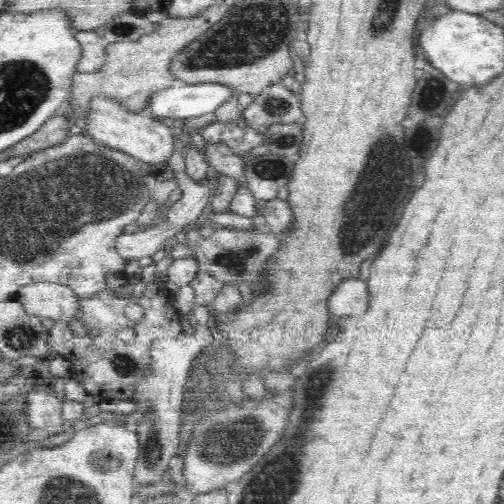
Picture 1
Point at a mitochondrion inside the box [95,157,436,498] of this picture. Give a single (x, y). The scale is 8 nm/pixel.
(234, 436)

